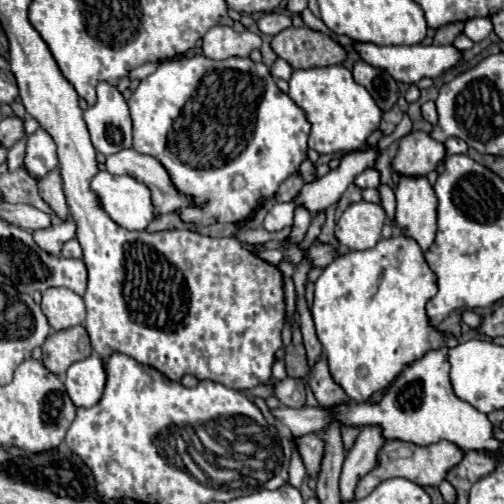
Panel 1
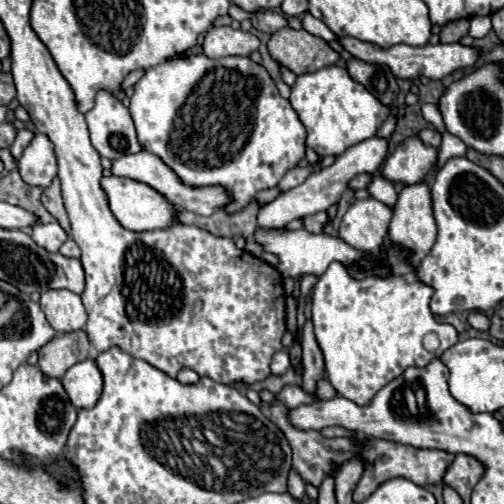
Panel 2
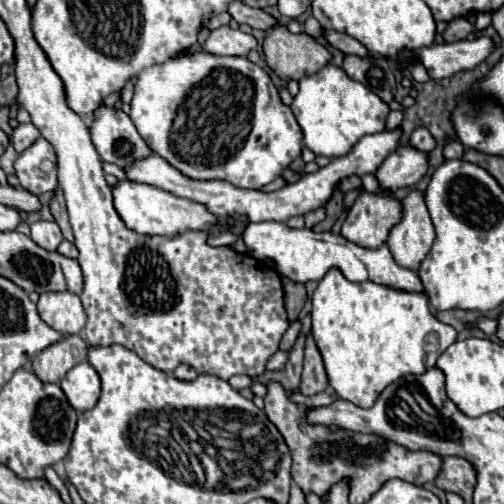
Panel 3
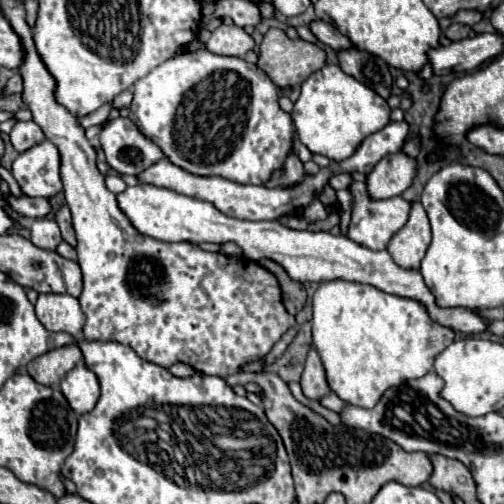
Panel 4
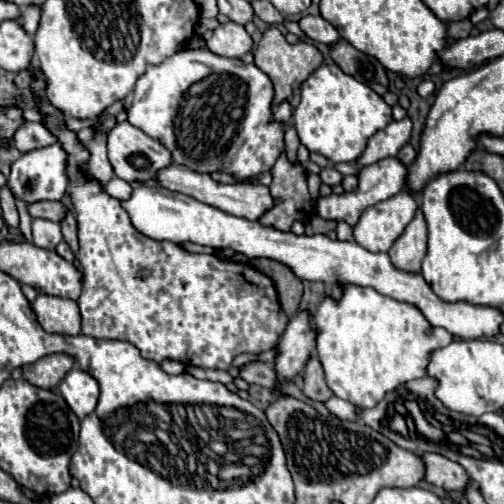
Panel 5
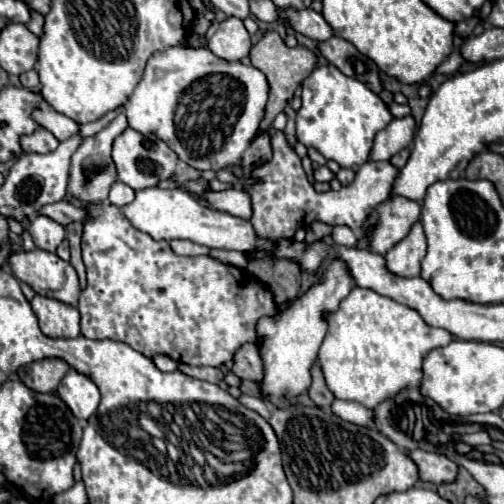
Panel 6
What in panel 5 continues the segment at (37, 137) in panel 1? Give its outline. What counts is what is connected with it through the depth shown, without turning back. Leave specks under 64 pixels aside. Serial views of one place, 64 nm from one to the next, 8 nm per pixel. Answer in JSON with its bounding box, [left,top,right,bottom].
[8,144,68,206]

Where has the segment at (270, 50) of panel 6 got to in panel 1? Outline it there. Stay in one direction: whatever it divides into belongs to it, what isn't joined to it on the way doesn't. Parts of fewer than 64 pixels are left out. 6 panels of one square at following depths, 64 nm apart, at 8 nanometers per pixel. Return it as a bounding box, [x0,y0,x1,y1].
[270,26,346,70]

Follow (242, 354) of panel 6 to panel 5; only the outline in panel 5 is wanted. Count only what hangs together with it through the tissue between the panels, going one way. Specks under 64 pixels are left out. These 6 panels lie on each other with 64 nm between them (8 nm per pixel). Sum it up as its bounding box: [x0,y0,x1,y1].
[240,360,276,388]

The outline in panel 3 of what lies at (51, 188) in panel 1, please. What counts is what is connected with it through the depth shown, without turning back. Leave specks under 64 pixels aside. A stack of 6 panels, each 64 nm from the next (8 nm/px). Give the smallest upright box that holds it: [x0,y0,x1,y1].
[50,188,74,242]

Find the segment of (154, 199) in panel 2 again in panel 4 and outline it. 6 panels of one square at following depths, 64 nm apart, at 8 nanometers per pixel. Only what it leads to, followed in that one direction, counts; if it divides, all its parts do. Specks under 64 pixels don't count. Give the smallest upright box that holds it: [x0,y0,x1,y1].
[118,184,490,336]

